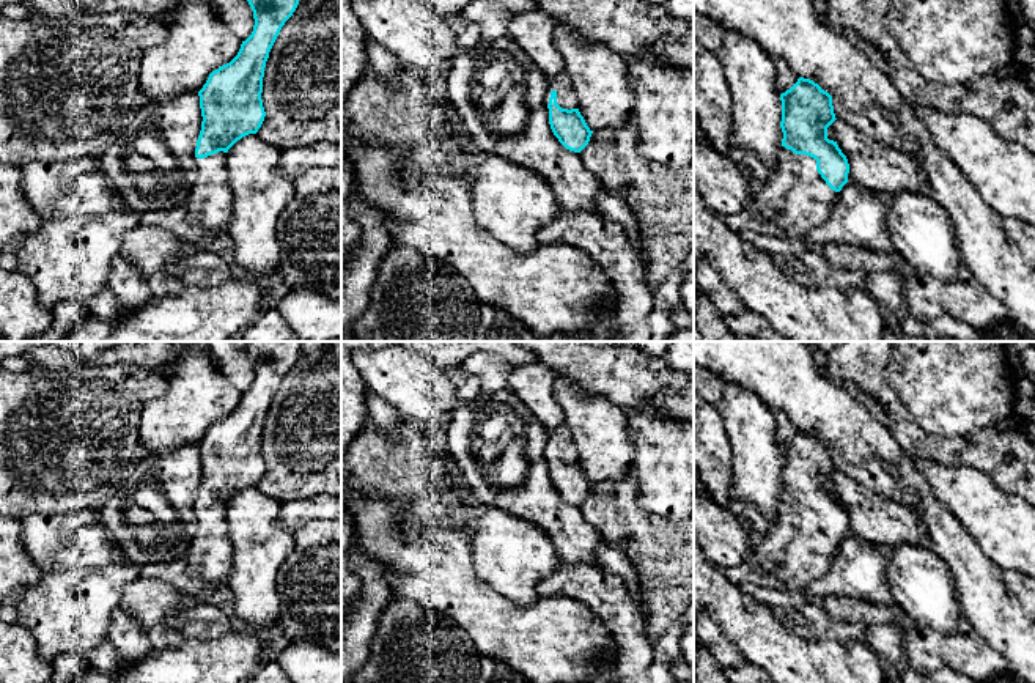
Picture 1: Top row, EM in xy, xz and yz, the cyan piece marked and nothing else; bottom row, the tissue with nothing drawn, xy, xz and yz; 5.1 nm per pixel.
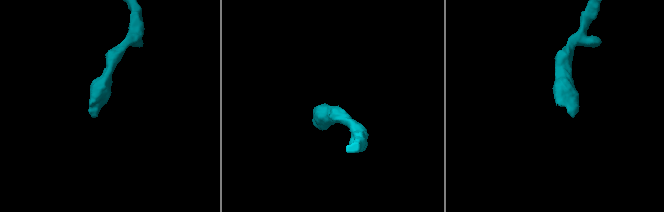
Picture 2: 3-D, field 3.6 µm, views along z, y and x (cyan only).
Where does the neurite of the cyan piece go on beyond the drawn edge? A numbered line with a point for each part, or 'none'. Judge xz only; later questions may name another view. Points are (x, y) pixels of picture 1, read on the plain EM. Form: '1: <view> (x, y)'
1: xz (567, 450)

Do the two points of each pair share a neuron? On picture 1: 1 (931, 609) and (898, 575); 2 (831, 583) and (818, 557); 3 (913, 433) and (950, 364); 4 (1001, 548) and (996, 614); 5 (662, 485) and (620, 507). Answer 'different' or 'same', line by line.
1: same
2: different
3: different
4: different
5: different

